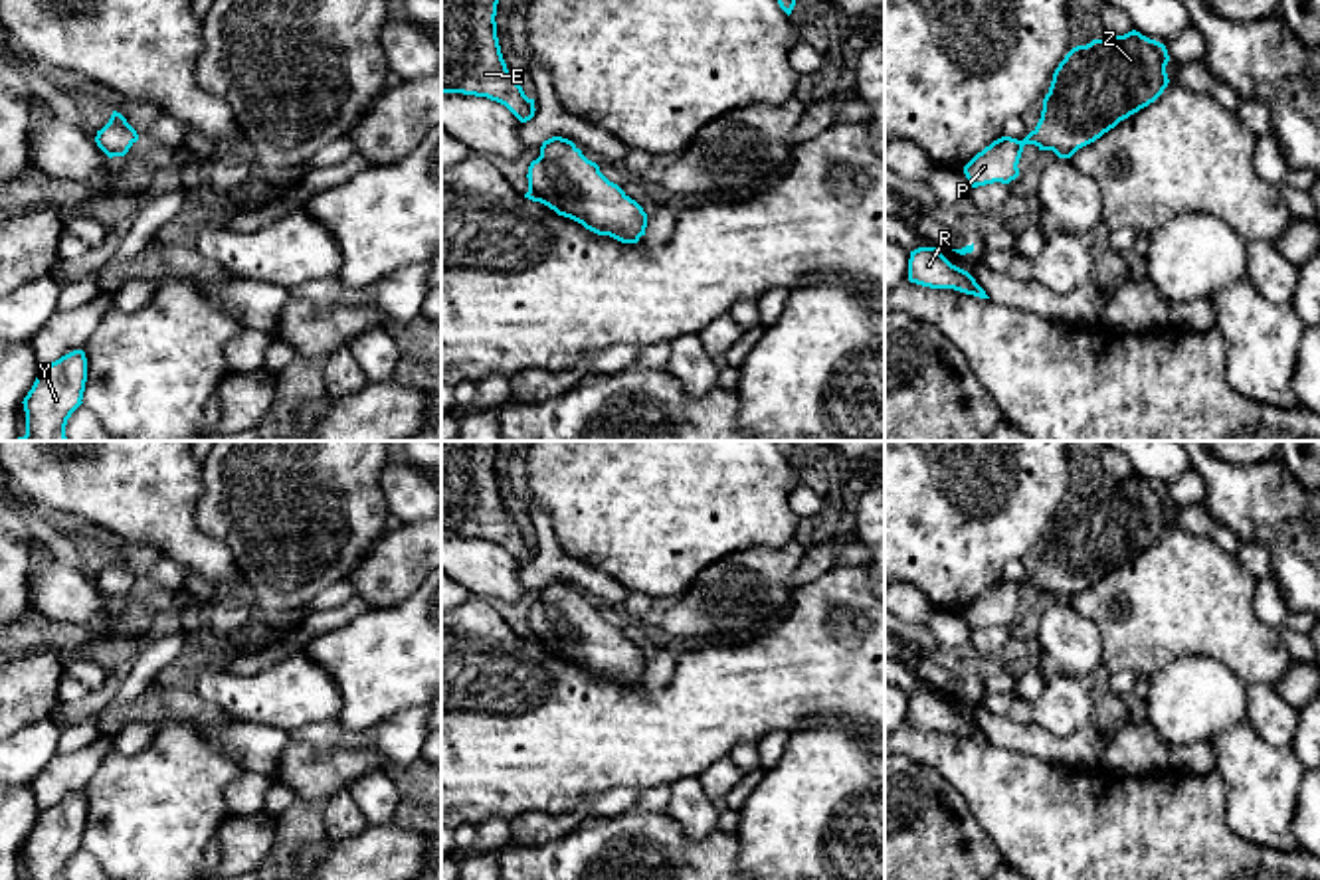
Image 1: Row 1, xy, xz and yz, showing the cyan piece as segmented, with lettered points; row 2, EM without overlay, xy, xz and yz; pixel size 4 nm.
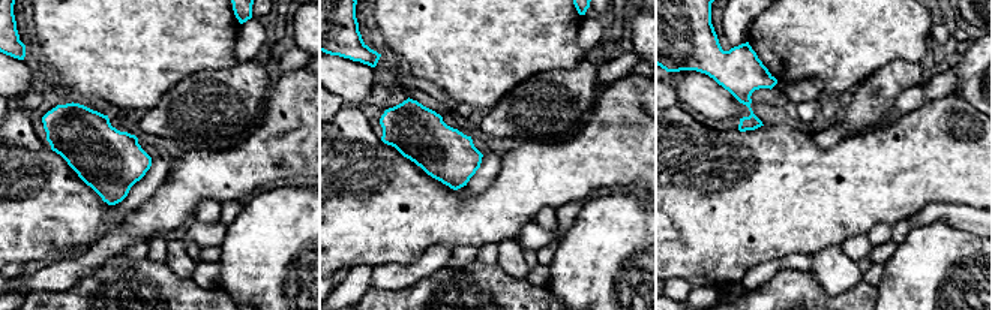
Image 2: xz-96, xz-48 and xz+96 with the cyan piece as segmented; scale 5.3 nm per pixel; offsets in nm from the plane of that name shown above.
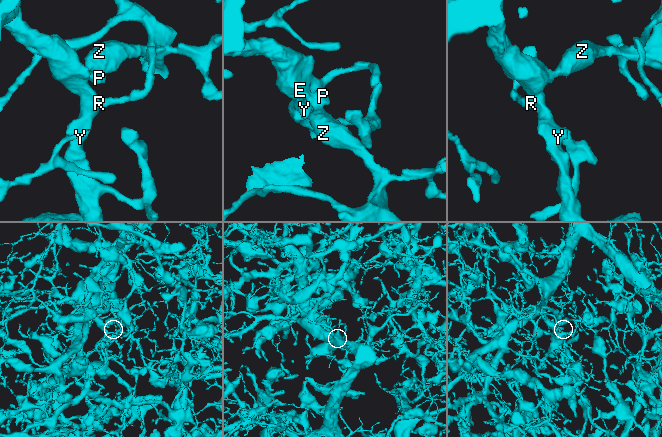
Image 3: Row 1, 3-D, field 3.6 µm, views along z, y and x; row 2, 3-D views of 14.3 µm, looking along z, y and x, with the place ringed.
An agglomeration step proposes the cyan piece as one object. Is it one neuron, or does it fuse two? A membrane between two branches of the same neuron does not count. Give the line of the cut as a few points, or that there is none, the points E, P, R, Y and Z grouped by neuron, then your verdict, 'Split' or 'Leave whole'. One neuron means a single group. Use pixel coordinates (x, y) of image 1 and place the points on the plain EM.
No split. Groups: E P R Y Z. Leave whole

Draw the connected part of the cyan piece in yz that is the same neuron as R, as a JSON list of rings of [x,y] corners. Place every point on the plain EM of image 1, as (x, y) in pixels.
[[[918,690],[910,694],[908,724],[930,732],[954,732],[990,742],[968,714],[952,708],[936,690]]]

